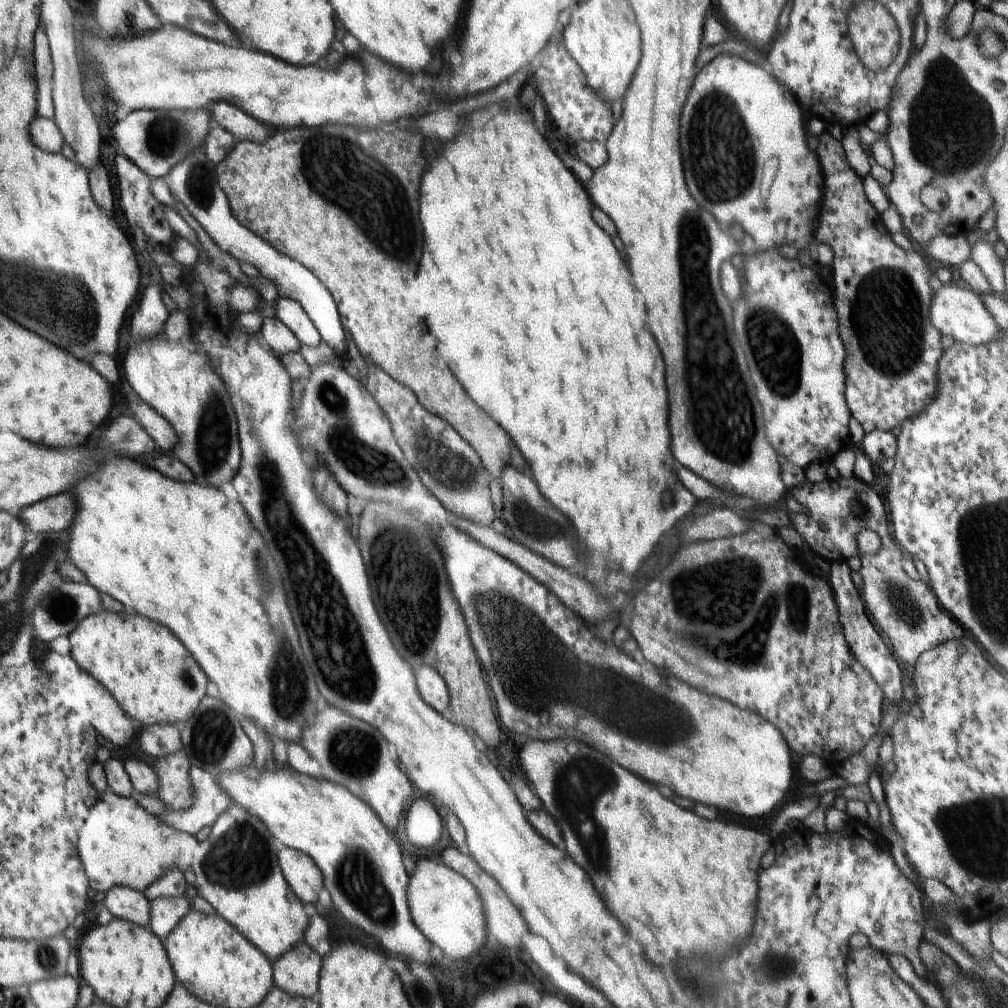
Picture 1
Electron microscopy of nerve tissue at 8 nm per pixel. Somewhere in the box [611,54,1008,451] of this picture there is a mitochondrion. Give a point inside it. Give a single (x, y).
(951, 128)

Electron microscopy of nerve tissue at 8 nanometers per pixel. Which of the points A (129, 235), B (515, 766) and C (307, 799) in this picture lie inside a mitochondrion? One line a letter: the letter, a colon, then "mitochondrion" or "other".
A: other
B: other
C: other

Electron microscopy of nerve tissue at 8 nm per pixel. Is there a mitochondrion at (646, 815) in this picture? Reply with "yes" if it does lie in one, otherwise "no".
no

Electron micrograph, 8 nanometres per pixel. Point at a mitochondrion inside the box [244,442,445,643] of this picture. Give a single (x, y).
(262, 583)

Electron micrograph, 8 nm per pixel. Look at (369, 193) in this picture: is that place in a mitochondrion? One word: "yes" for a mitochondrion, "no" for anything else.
yes

